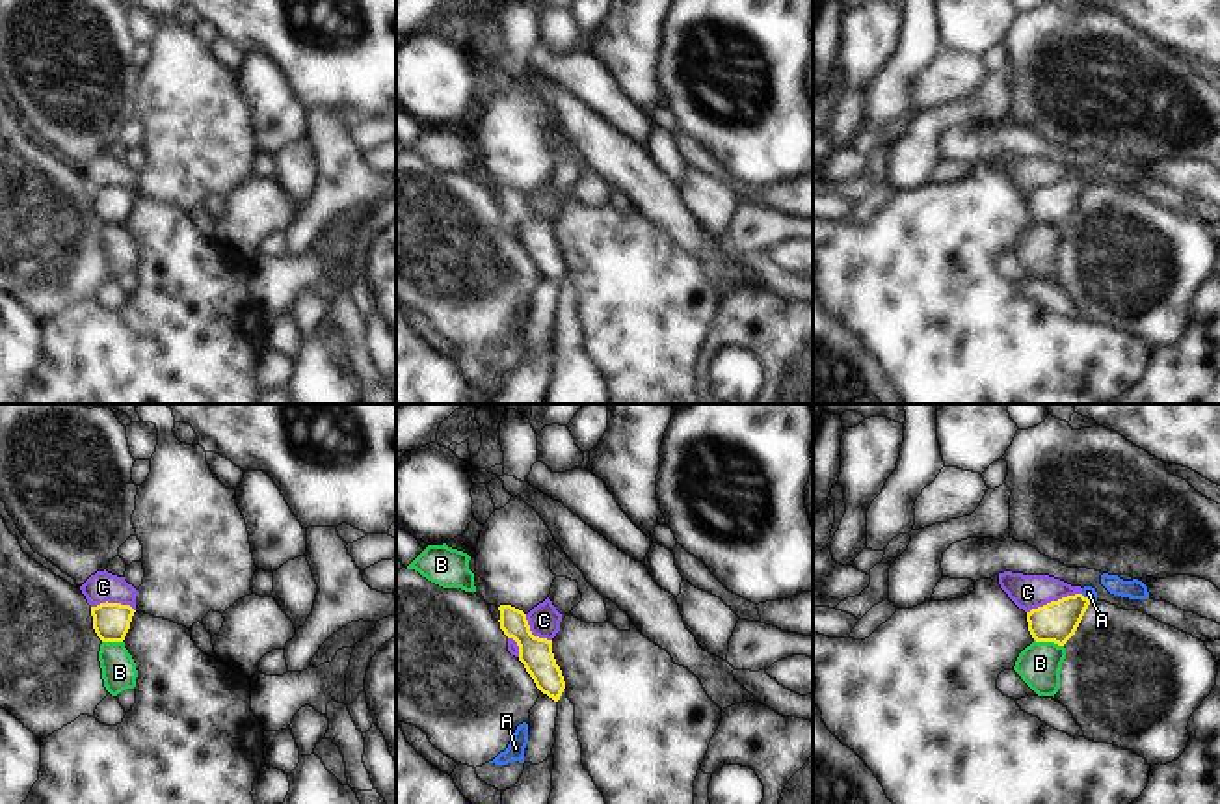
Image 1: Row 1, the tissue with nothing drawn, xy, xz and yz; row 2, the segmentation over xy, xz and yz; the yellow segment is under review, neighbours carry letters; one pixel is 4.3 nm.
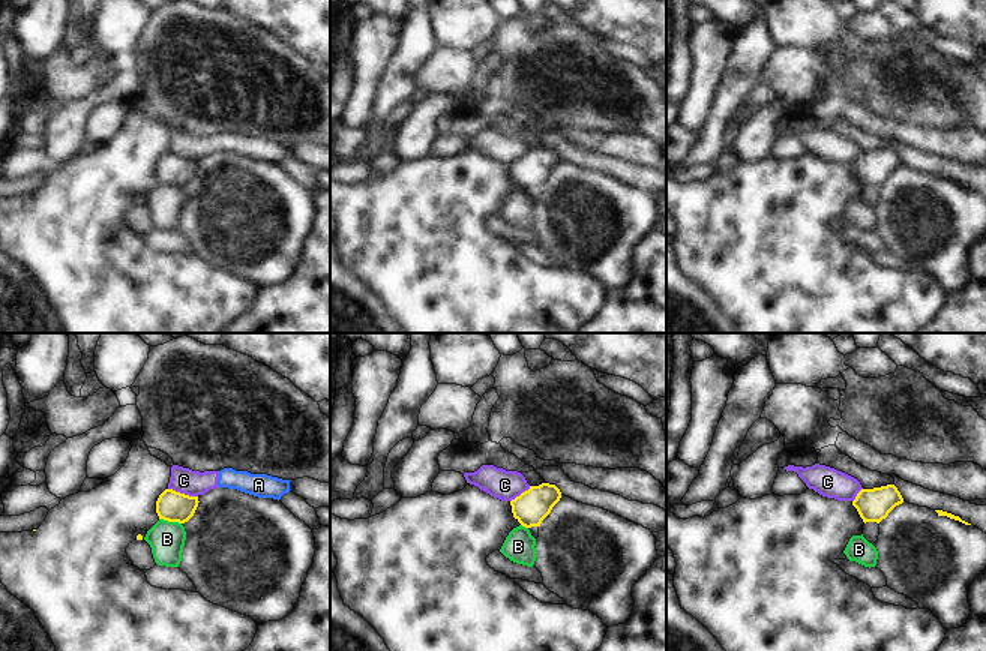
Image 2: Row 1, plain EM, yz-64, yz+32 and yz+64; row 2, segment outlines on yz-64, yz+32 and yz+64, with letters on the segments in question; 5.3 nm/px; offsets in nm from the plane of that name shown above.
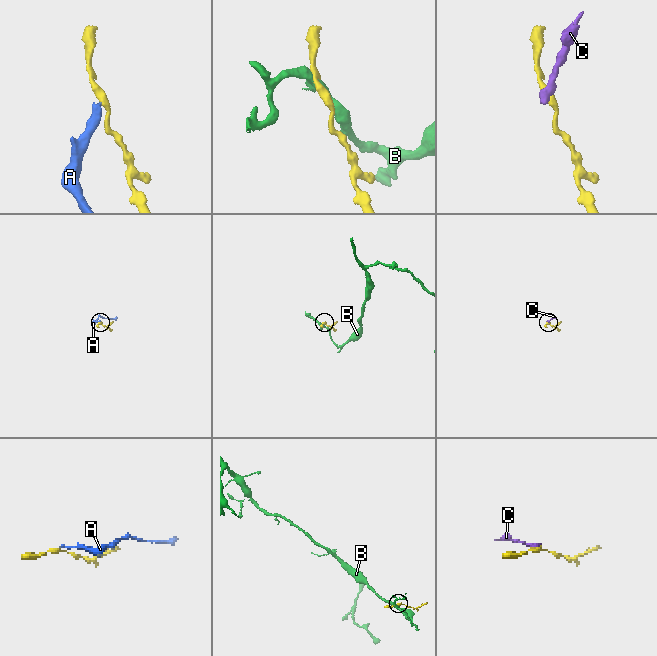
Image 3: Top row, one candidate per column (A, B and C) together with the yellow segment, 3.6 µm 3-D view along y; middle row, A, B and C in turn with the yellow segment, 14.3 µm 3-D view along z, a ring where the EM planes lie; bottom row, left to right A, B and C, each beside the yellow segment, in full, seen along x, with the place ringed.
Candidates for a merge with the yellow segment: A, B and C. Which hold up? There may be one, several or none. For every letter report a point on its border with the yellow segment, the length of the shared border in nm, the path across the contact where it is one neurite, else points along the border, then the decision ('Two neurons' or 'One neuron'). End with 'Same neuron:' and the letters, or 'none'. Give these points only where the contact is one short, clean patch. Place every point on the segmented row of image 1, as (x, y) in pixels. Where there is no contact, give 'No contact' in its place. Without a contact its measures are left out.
A: Touches yellow at yz (1087, 598). Shared border 60 nm. Boundary: yz (1081, 594), (1092, 600). Two neurons
B: Touches yellow at yz (1049, 641). Shared border 130 nm. Two neurons
C: Touches yellow at yz (1053, 602). Shared border 260 nm. Boundary: yz (1081, 592), (1033, 607), (1027, 613). Two neurons
Same neuron: none

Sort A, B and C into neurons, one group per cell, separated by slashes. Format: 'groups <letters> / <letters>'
groups A C / B

